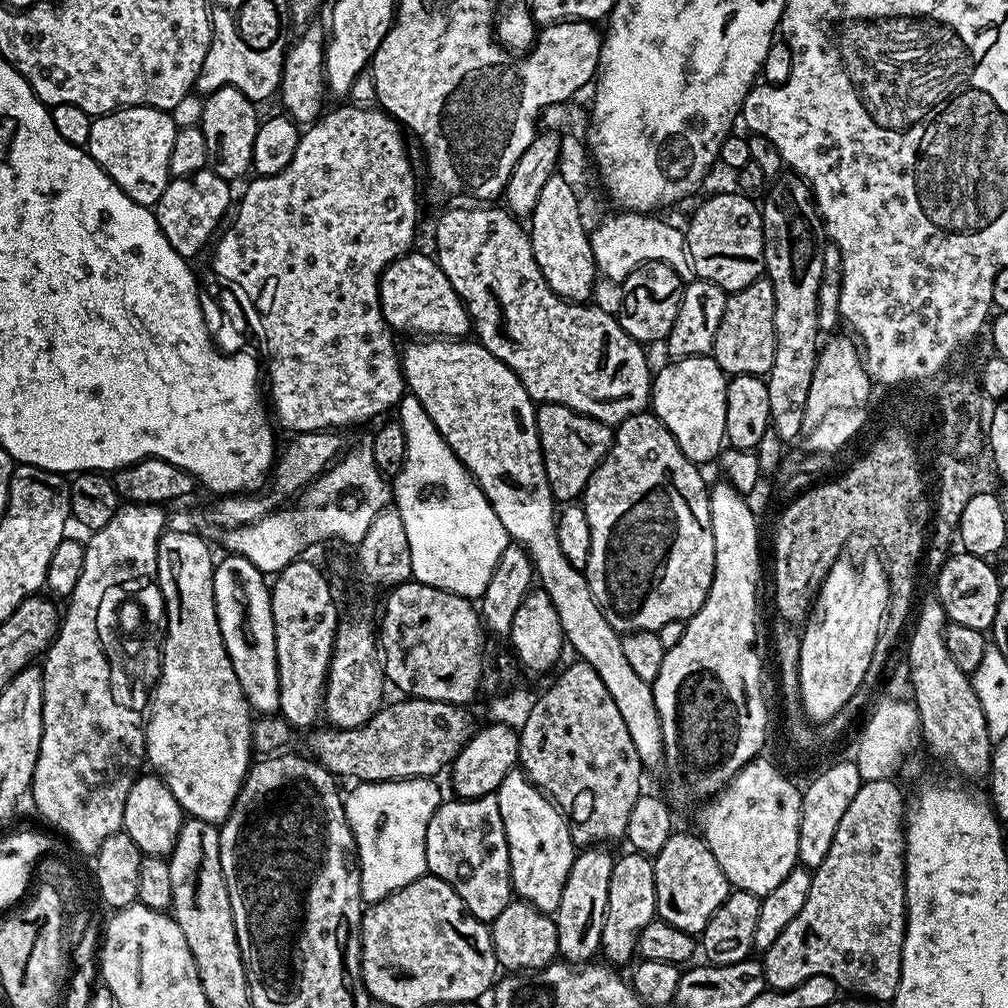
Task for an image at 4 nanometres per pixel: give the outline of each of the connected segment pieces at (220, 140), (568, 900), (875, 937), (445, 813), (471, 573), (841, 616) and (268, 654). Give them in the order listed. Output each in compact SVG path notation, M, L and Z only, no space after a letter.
M219 88L207 93L205 100L198 127L206 134L208 163L224 180L236 182L239 176L249 175L252 167L254 134L261 122L261 117L256 116L257 105L237 88Z
M604 850L577 851L576 860L570 866L570 874L566 878L566 886L562 886L562 902L558 902L554 913L558 930L558 953L567 963L573 966L587 964L597 959L602 942L602 926L606 918L606 898L610 894L610 874L614 856Z
M881 778L861 783L858 794L850 801L834 842L830 842L830 854L826 854L822 866L812 872L810 894L798 918L774 938L769 948L763 949L764 982L769 989L781 992L790 990L806 978L825 976L836 983L837 989L855 994L869 1001L891 1002L896 996L902 970L902 946L906 930L906 890L904 889L904 826L906 823L906 796L900 793L895 779Z
M495 795L473 800L451 799L436 807L426 826L428 872L451 886L474 918L490 922L514 899L502 814Z
M405 394L400 399L398 411L398 422L406 434L406 446L401 470L394 477L391 487L394 506L402 514L402 523L406 525L406 538L410 541L412 579L475 601L484 595L490 582L490 574L494 574L494 566L498 566L498 558L502 558L502 550L506 550L510 542L508 531L498 520L498 514L494 514L494 506L490 506L484 491L476 485L474 477L464 468L464 463L452 453L442 434L438 434L422 402L418 402L416 396Z
M871 543L849 547L835 562L820 587L806 623L799 633L800 652L800 703L809 721L829 721L850 700L866 676L870 660L874 657L875 644L879 641L880 627L888 615L888 570L881 553Z
M229 554L224 558L225 560L215 561L212 581L218 630L222 630L222 642L226 646L230 666L234 666L234 674L238 674L238 686L242 686L242 694L248 699L248 707L253 713L279 713L278 662L269 581L247 558Z

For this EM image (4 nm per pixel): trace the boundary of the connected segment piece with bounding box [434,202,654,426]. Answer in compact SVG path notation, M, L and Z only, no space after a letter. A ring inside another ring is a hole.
M488 202L476 207L480 208L448 208L437 218L434 251L436 263L468 307L475 339L519 378L534 402L561 404L609 426L645 411L650 404L654 374L647 368L640 341L629 338L615 315L591 308L588 302L564 300L550 290L542 270L538 270L529 229L525 225L523 228L507 207L492 208L496 206Z

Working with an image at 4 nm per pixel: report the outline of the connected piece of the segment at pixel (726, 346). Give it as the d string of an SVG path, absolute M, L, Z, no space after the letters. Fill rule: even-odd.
M766 278L750 282L742 290L731 293L726 302L726 310L722 310L722 322L718 322L718 334L714 334L714 346L711 357L725 374L733 376L767 377L774 366L774 286Z

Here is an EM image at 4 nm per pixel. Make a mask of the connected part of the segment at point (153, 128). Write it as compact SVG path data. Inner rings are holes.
M133 106L105 112L93 119L86 151L134 202L154 206L162 198L162 190L166 190L170 150L178 131L178 124L172 118L160 108Z

